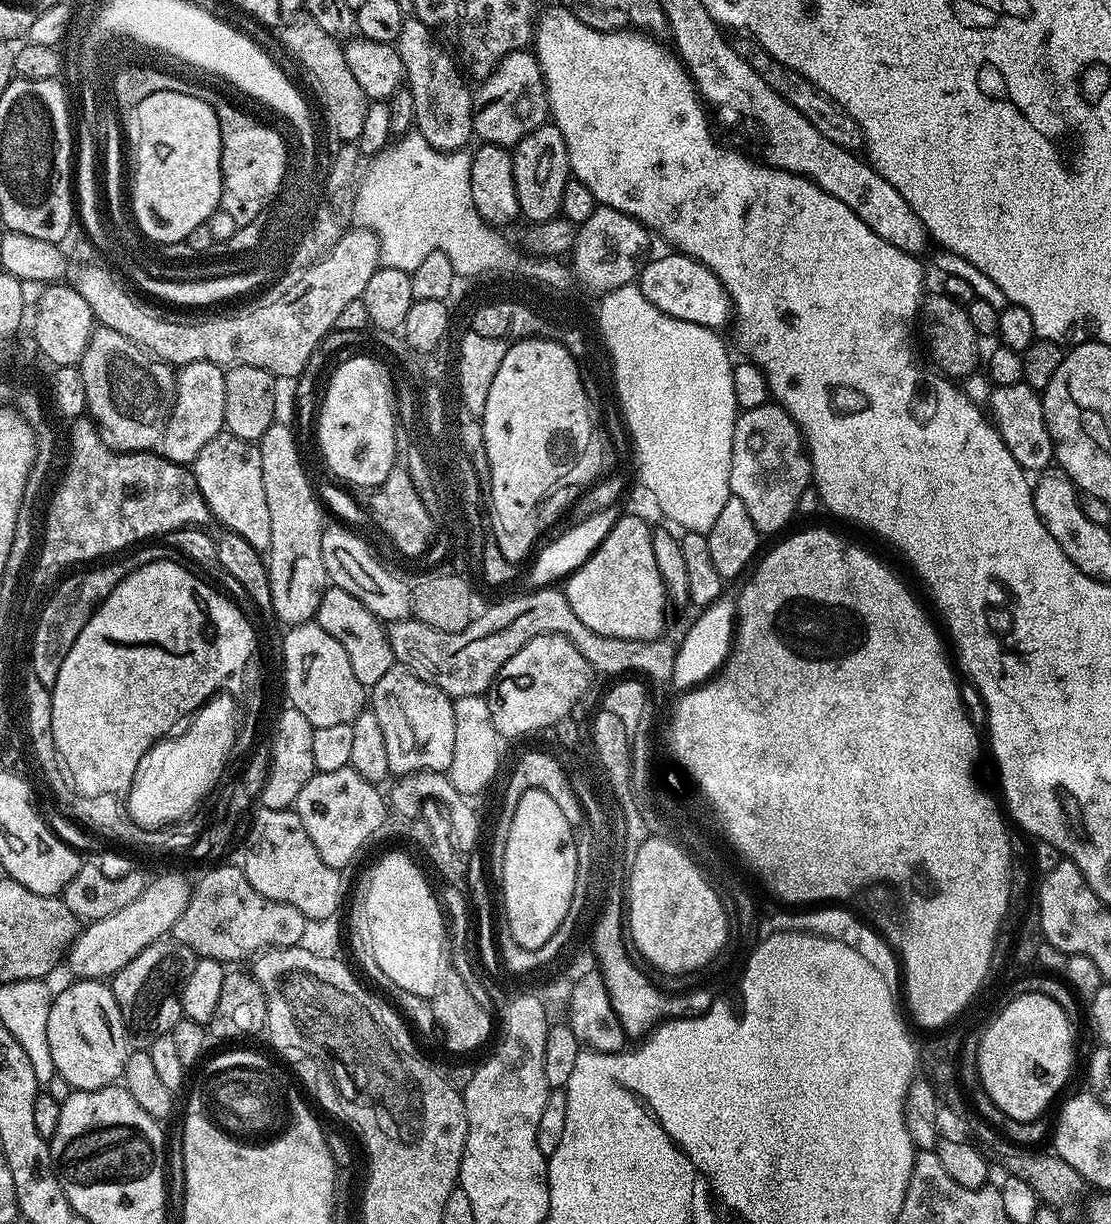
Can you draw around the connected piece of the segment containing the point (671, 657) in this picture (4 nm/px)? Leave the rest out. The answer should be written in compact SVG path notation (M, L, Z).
M544 587L544 594L537 594L532 590L532 598L526 598L526 606L532 606L524 616L520 616L516 622L512 622L506 632L500 632L500 636L504 634L502 640L506 640L506 644L510 644L510 652L518 654L518 650L522 650L518 640L524 638L534 639L534 634L545 636L546 634L558 634L564 636L578 650L578 654L582 654L582 658L586 658L586 662L592 667L593 673L604 676L612 676L616 678L621 675L622 670L626 670L632 666L638 666L639 670L649 681L662 682L662 674L664 674L664 662L675 662L677 645L668 641L668 638L657 638L655 640L627 640L626 638L614 638L613 636L603 636L594 630L590 630L590 626L586 626L582 622L582 618L578 618L578 614L574 614L574 610L570 606L567 595L563 591L560 592L559 587Z

